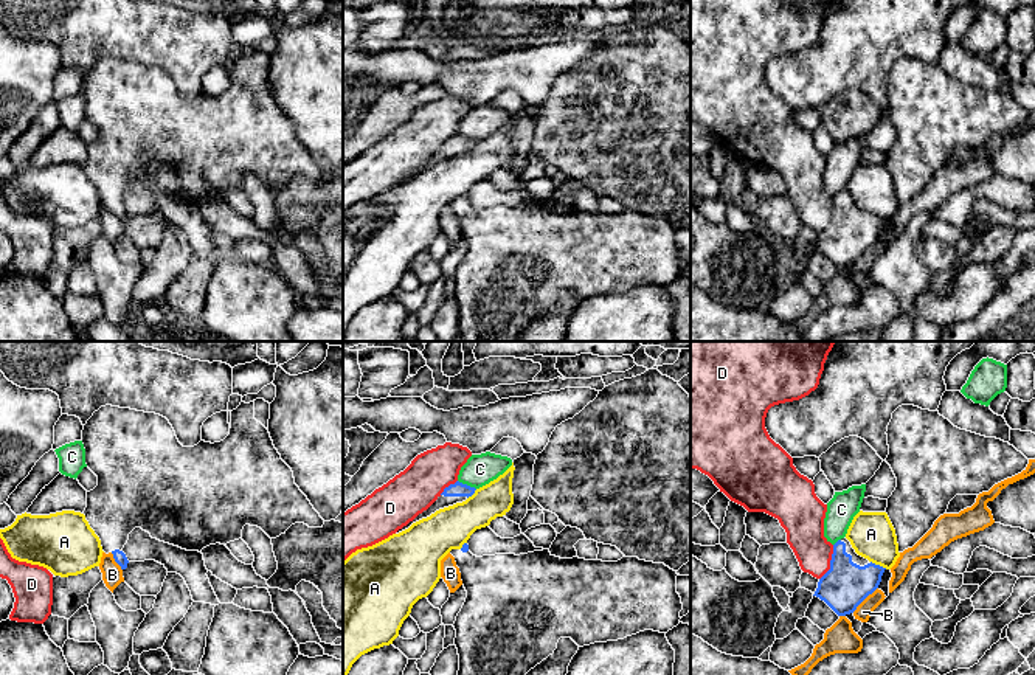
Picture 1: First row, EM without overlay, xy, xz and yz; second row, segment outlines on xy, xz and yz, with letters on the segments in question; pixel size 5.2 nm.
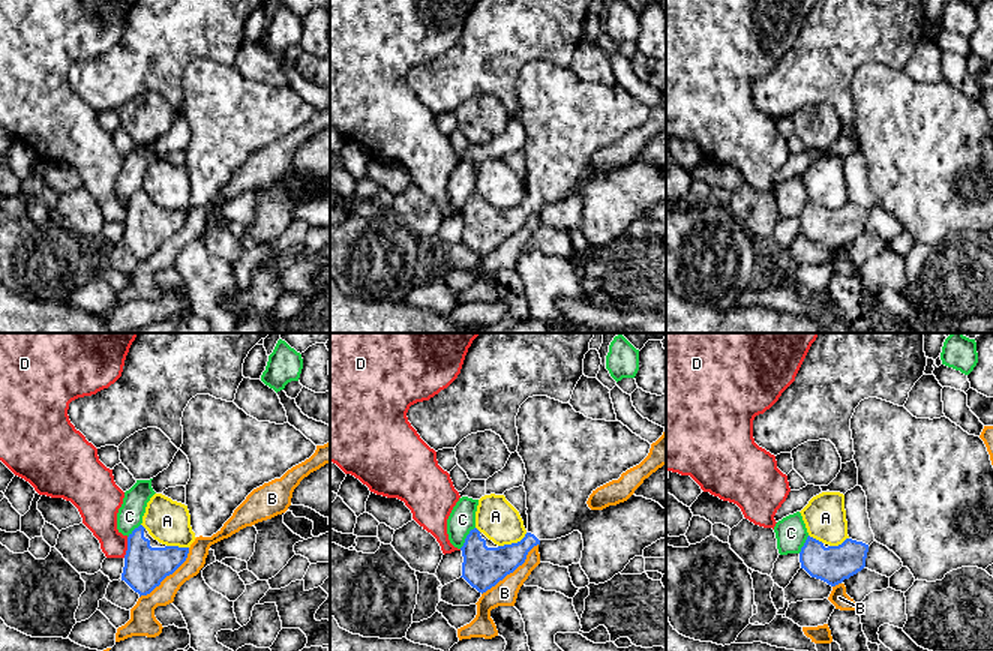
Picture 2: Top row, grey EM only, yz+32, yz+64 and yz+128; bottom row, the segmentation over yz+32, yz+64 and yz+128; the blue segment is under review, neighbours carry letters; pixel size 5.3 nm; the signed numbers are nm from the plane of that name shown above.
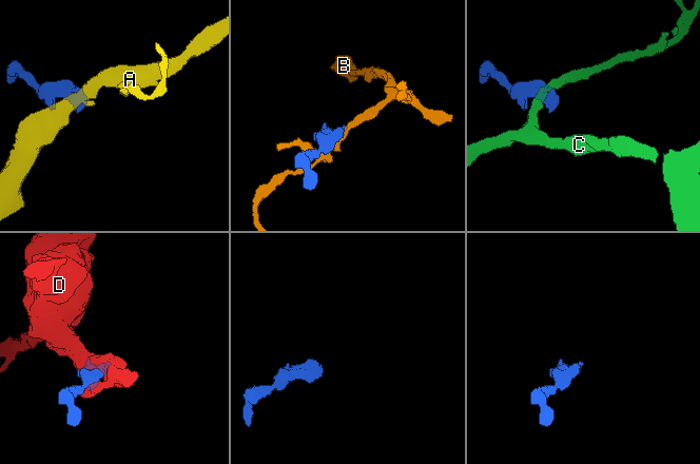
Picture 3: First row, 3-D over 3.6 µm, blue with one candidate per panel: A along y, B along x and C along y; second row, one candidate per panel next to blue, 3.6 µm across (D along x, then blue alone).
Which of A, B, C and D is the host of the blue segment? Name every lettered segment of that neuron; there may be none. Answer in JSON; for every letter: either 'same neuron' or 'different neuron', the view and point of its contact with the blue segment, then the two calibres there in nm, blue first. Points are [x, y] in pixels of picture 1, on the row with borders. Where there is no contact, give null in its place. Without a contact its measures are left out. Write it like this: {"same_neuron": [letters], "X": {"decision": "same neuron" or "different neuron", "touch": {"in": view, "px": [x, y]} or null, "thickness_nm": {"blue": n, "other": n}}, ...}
{"same_neuron": [], "A": {"decision": "different neuron", "touch": {"in": "yz", "px": [879, 565]}, "thickness_nm": {"blue": 240, "other": 240}}, "B": {"decision": "different neuron", "touch": {"in": "yz", "px": [865, 598]}, "thickness_nm": {"blue": 240, "other": 90}}, "C": {"decision": "different neuron", "touch": {"in": "xz", "px": [466, 484]}, "thickness_nm": {"blue": 80, "other": 160}}, "D": {"decision": "different neuron", "touch": {"in": "yz", "px": [830, 562]}, "thickness_nm": {"blue": 240, "other": 200}}}

